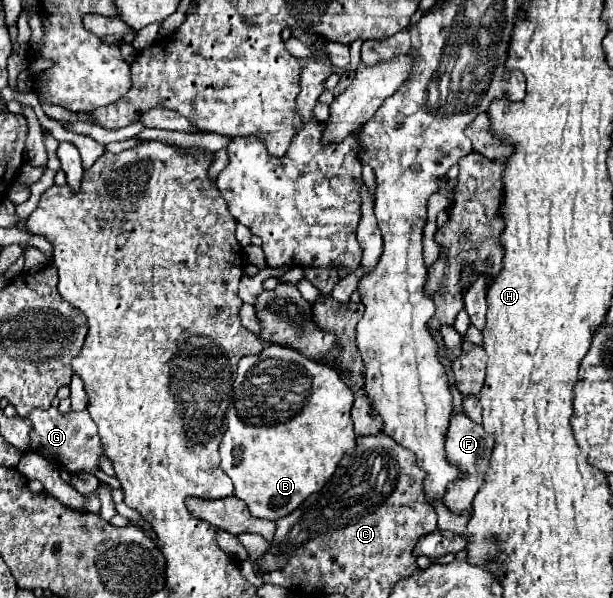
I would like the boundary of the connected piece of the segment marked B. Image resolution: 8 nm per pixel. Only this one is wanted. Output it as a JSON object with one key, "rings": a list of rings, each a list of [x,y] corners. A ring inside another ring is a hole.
{"rings":[[[272,344],[256,356],[244,356],[238,362],[234,400],[226,412],[228,428],[220,442],[222,470],[234,482],[234,496],[246,502],[256,518],[278,520],[296,510],[310,494],[320,492],[336,472],[340,460],[356,450],[350,420],[352,402],[354,394],[334,368],[310,360],[292,348]]]}

